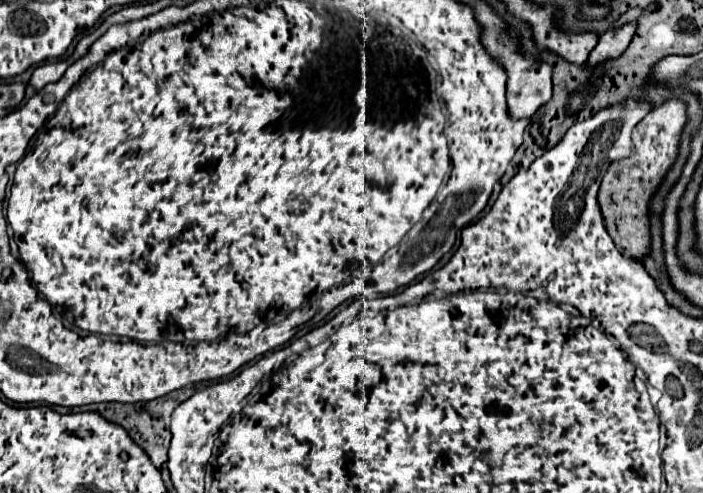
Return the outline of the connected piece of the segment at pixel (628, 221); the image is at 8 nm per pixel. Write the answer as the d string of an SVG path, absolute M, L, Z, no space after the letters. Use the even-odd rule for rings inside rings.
M668 101L660 109L650 111L632 131L632 143L634 143L632 155L628 159L612 163L602 179L598 203L606 221L606 229L614 239L614 243L634 259L642 259L648 253L650 247L648 217L646 217L648 201L678 155L678 137L684 123L686 123L686 107L682 105L682 101Z

